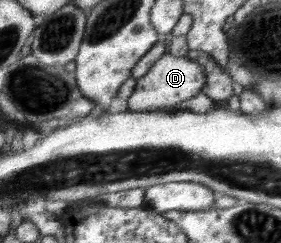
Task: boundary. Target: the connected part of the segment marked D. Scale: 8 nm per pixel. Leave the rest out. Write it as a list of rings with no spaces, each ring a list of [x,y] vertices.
[[[166,52],[150,70],[137,80],[134,93],[127,102],[129,111],[157,111],[163,107],[171,108],[181,101],[197,96],[206,85],[207,71],[197,60],[175,56]]]

